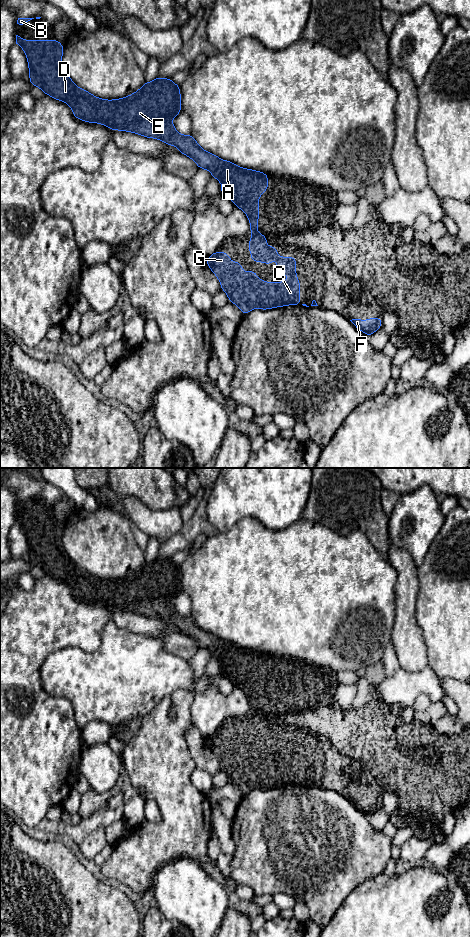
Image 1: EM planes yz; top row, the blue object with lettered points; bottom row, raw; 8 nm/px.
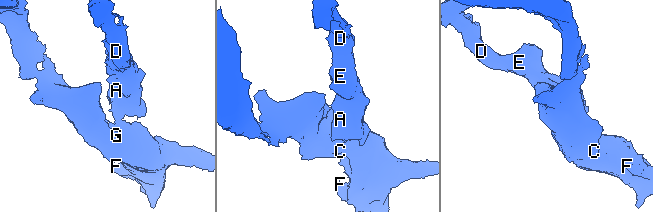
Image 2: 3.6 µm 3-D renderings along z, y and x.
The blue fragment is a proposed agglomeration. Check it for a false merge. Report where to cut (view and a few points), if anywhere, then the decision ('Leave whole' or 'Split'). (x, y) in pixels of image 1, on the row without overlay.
No split. Leave whole

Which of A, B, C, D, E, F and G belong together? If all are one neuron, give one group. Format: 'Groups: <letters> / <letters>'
Groups: A B C D E F G

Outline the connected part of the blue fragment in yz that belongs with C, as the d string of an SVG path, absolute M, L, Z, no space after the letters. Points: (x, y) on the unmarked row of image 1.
M16 515L16 524L19 525L27 536L29 546L30 564L39 567L45 574L56 580L66 582L72 589L73 595L88 603L99 603L109 607L112 611L120 610L139 614L147 618L155 618L168 625L177 627L180 633L195 641L200 649L209 650L213 658L222 665L221 674L229 678L236 687L243 690L250 702L252 719L248 722L253 742L272 745L275 734L278 750L289 755L285 762L263 762L256 757L256 751L243 752L240 742L231 742L230 736L225 732L214 732L206 743L216 755L221 764L221 769L226 772L229 781L237 785L243 795L255 788L262 790L283 787L287 785L300 785L300 762L296 755L296 737L280 737L279 730L267 726L267 717L256 709L258 707L259 684L258 680L263 672L268 669L268 656L266 653L241 648L234 643L222 640L216 635L203 630L192 615L181 615L172 604L172 599L181 592L180 566L171 559L157 557L144 565L135 573L120 579L100 579L90 574L85 569L78 568L63 549L61 523L55 520L23 520Z

